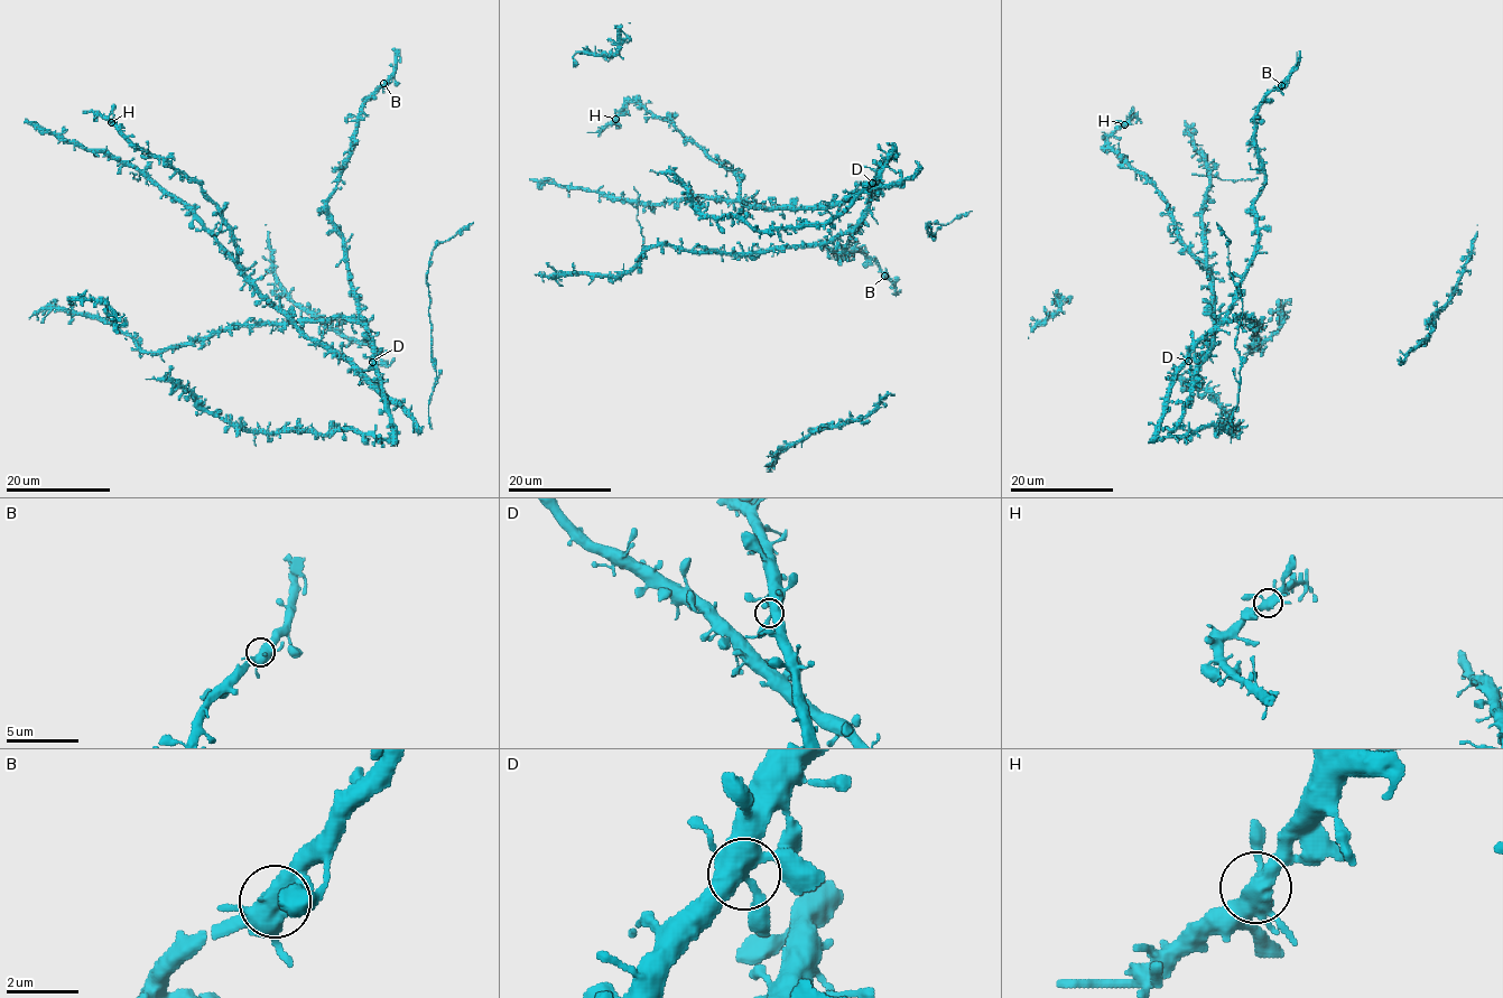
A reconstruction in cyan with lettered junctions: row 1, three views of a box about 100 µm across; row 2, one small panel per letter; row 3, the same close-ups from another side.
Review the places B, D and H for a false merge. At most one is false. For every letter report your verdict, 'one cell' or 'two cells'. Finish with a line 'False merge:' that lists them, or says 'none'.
B: one cell
D: one cell
H: one cell
False merge: none

